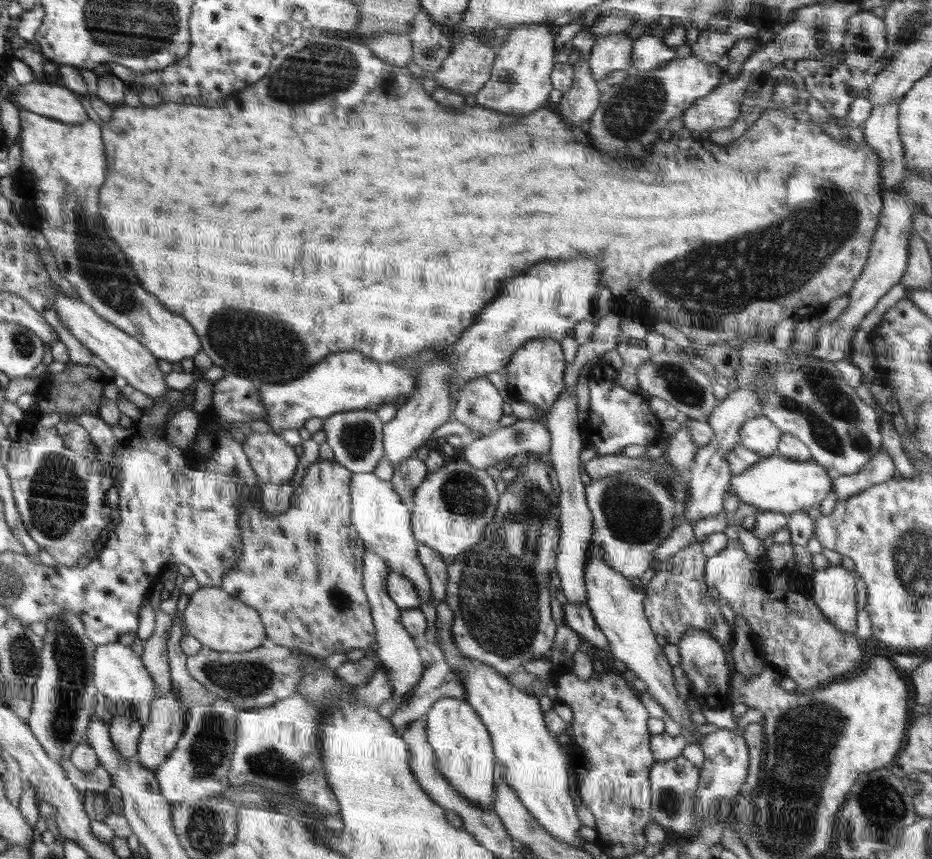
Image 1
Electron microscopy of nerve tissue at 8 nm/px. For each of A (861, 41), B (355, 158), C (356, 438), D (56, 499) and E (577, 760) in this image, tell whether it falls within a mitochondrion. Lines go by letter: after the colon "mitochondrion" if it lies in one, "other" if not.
A: mitochondrion
B: other
C: mitochondrion
D: mitochondrion
E: other

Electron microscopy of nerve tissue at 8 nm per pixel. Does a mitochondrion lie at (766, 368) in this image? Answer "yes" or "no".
yes

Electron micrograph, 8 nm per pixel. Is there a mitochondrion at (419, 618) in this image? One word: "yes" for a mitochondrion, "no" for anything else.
no

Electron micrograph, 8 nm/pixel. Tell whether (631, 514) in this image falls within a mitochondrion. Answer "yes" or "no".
yes

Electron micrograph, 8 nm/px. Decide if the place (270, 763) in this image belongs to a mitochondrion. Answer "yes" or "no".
yes

